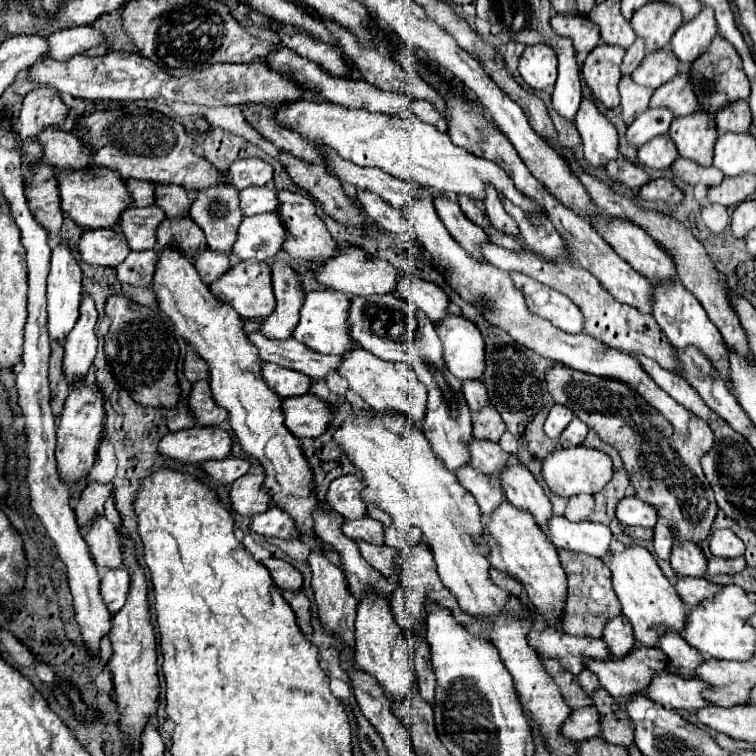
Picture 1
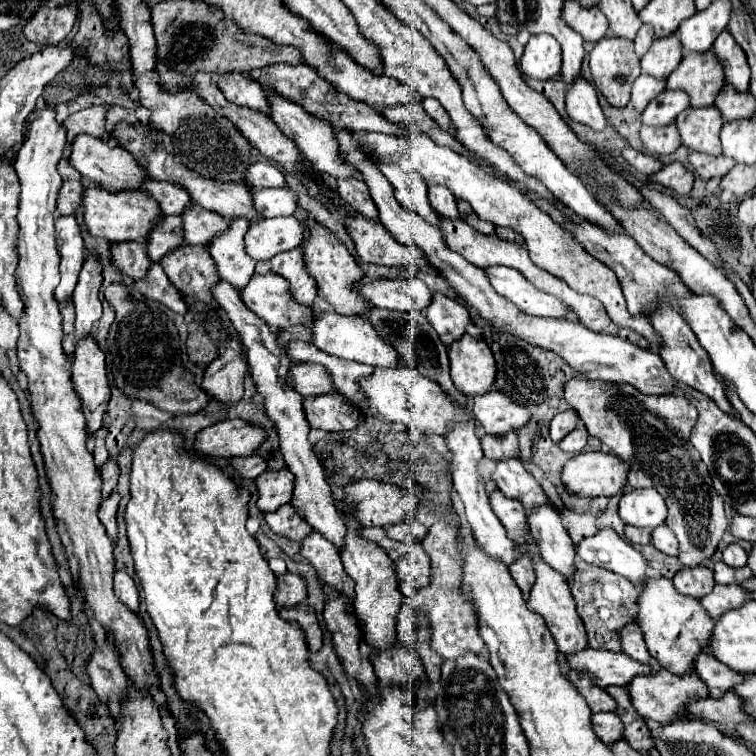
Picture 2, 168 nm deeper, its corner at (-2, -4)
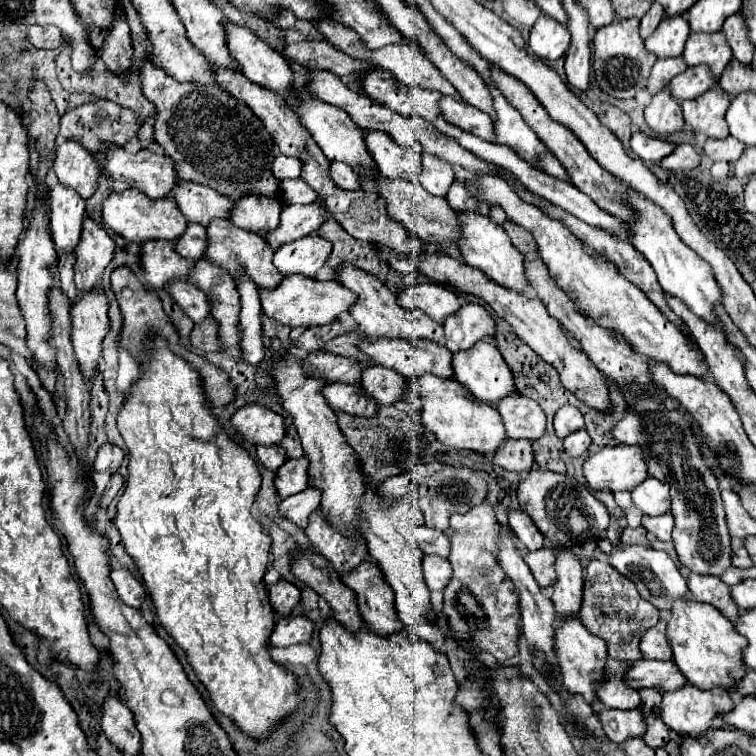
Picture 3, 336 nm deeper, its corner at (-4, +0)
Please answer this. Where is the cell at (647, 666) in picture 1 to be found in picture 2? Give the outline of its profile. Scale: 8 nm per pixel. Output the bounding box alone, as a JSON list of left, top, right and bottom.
[625,667,707,723]

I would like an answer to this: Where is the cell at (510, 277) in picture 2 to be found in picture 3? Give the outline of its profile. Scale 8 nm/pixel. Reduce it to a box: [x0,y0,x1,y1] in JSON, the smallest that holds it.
[457,213,533,297]

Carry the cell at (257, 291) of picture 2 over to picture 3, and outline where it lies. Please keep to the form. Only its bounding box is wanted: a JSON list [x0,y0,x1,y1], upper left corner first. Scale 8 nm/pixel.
[259,275,355,329]

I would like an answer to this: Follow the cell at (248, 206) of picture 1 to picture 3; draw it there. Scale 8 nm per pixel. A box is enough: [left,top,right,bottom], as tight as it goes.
[279,179,317,205]

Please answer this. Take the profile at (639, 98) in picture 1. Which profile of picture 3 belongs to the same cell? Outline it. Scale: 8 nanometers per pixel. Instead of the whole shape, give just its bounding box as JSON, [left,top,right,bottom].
[647,57,687,95]

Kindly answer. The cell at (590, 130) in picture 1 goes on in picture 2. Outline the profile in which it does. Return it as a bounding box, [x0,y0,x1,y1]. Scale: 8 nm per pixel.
[567,79,607,131]

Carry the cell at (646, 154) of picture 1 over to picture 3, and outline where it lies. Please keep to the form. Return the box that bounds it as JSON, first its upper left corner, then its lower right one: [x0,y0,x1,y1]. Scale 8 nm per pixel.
[645,89,685,135]

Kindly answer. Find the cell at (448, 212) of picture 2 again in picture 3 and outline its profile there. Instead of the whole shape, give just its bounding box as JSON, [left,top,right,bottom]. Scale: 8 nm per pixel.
[417,153,455,197]

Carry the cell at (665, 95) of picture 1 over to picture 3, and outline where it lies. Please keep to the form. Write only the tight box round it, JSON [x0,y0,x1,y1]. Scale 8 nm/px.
[683,31,733,79]

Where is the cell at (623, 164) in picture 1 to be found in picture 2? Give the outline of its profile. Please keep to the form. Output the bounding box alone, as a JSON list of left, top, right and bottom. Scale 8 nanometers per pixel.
[621,147,661,175]

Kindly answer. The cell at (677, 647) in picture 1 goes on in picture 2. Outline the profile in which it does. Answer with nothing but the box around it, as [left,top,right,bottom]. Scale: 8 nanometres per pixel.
[693,653,741,697]

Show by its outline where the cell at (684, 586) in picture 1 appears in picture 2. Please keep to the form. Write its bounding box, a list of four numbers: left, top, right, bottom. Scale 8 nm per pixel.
[699,585,751,619]

